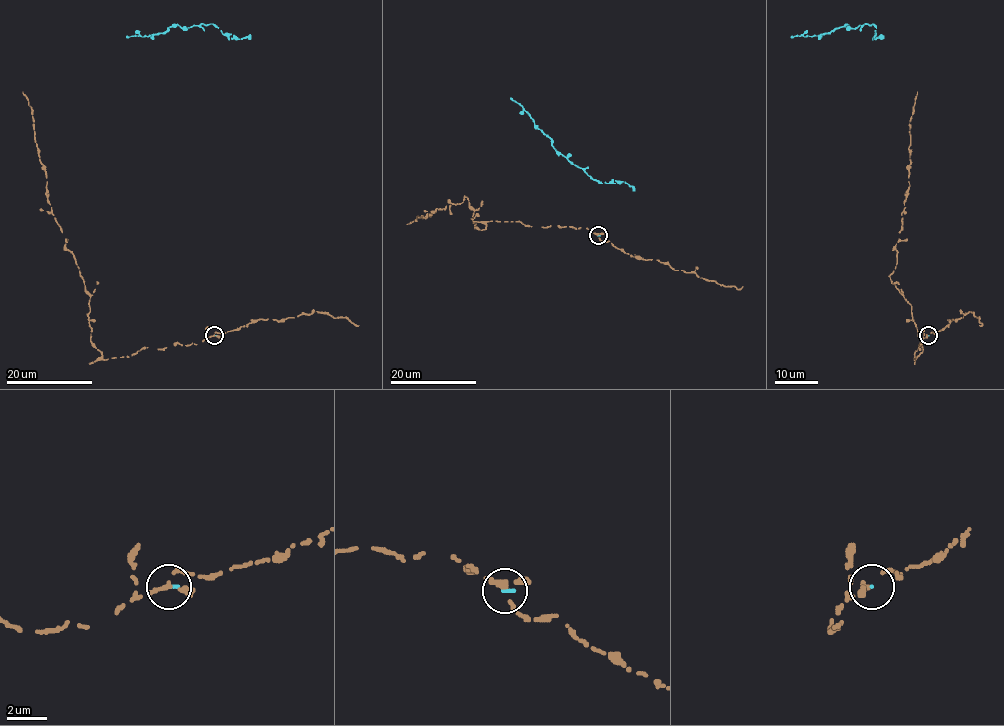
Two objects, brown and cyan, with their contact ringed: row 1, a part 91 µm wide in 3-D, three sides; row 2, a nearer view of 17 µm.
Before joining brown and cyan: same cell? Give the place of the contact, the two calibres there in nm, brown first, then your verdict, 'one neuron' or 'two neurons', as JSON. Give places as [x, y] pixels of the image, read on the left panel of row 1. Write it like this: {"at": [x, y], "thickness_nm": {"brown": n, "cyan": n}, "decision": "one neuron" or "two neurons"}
{"at": [214, 335], "thickness_nm": {"brown": 200, "cyan": 130}, "decision": "one neuron"}

